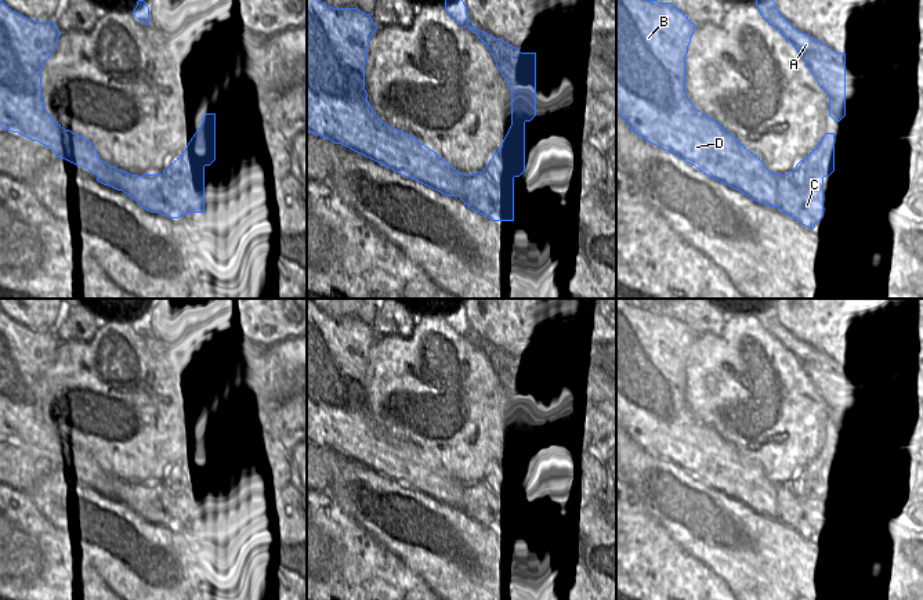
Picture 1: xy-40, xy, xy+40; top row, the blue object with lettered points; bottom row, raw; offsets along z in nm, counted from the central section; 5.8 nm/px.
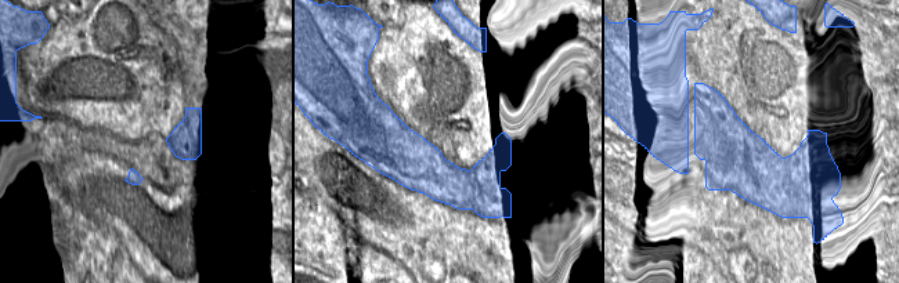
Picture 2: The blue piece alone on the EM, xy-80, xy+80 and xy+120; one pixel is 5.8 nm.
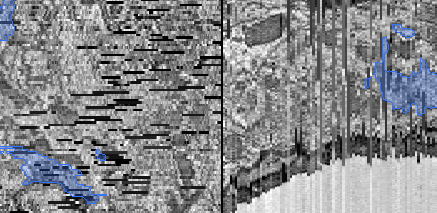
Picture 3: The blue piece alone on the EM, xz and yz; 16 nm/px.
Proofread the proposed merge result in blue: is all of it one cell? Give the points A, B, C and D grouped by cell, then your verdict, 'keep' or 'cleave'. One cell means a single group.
A B C D; keep

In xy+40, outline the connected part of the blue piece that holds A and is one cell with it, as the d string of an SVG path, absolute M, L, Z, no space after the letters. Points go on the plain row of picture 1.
M763 304L756 308L763 329L775 337L803 366L807 377L829 405L829 426L840 431L846 426L846 362L836 362L822 351L797 340Z

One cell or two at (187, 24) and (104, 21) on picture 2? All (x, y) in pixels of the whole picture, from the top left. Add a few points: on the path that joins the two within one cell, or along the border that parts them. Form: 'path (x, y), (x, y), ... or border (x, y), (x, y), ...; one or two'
border (147, 14), (174, 46); two

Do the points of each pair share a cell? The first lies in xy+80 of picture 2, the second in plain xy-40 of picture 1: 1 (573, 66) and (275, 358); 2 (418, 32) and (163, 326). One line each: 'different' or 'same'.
1: same
2: different

